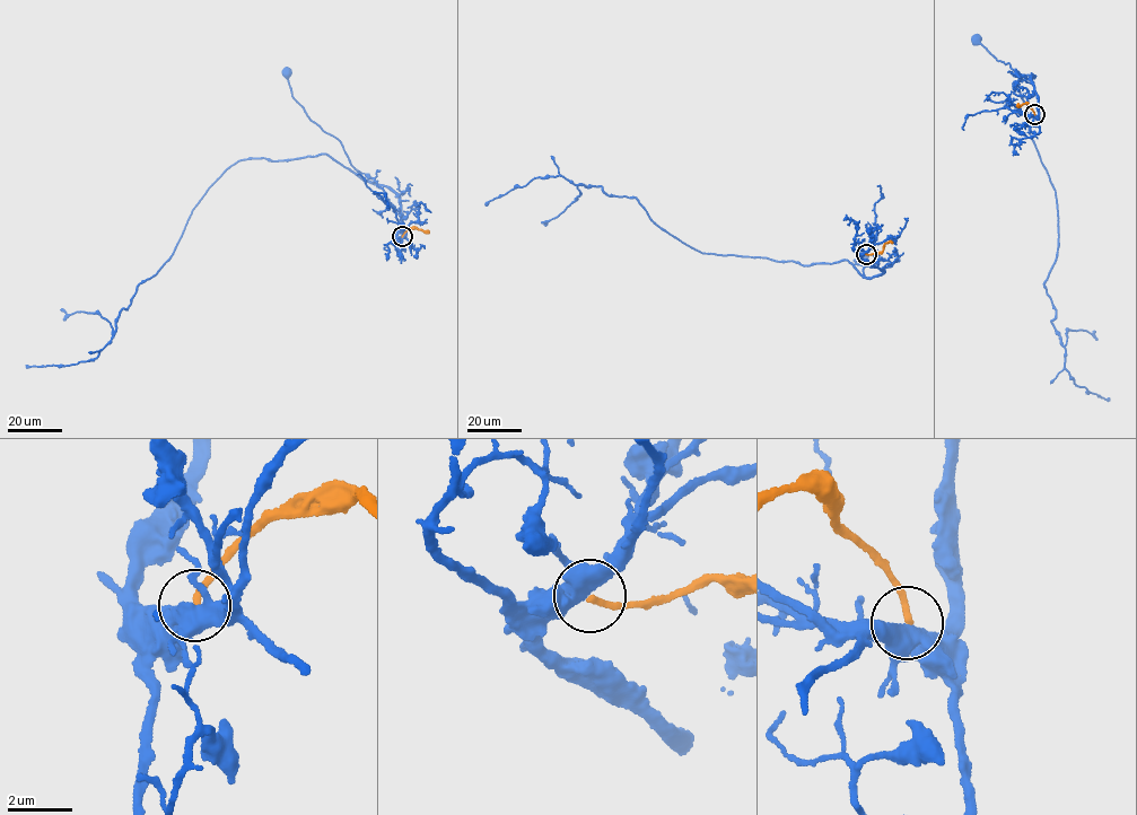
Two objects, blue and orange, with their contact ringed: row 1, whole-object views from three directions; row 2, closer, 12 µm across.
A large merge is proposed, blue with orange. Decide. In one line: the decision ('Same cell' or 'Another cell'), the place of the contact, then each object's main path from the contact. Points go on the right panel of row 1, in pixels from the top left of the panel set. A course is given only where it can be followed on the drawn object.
Another cell. Place: (1034, 114). Course of blue: (1034, 114), (1038, 114), (1038, 96), (1031, 75), (1035, 77), (1021, 76), (1009, 64), (996, 60), (976, 40). Course of orange: (1034, 114), (1026, 104), (1017, 104)

